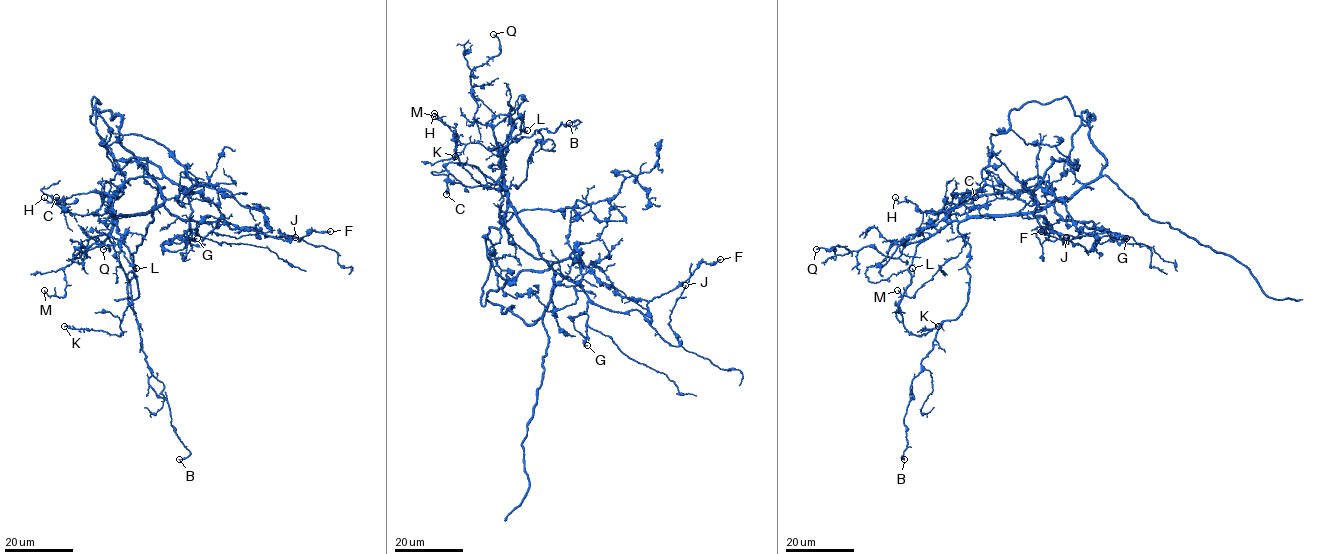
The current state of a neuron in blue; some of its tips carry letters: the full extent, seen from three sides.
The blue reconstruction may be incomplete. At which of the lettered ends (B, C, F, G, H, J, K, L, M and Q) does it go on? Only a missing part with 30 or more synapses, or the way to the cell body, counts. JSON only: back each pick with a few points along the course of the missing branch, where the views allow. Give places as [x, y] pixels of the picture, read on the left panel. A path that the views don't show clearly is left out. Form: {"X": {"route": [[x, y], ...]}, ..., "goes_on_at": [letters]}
{"goes_on_at": []}

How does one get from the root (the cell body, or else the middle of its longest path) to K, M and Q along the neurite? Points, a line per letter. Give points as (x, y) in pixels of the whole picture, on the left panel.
K: (138, 213), (120, 215), (110, 232), (127, 248), (133, 269), (122, 333), (64, 326)
M: (138, 213), (120, 215), (108, 233), (88, 239), (85, 251), (63, 270), (63, 296), (49, 296), (44, 290)
Q: (138, 213), (116, 217), (110, 233), (92, 244), (85, 258), (80, 247), (110, 248), (103, 249)

